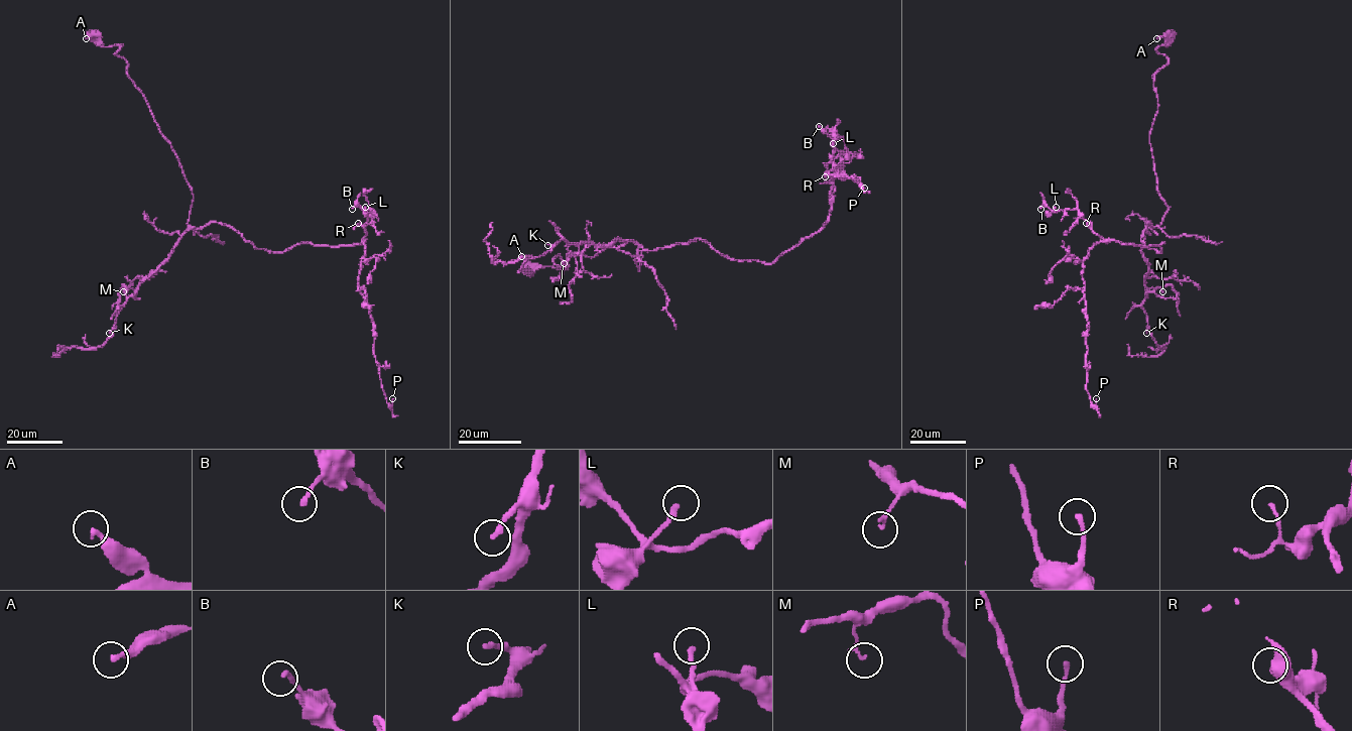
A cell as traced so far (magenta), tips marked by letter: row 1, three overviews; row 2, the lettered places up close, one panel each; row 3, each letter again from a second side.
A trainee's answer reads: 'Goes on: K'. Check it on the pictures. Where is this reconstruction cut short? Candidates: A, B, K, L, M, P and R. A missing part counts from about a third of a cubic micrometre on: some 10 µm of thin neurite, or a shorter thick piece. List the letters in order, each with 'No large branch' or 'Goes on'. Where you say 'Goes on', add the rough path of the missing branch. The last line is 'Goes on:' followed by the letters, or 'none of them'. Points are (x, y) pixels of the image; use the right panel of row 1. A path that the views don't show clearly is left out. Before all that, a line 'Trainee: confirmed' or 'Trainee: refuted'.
Trainee: confirmed
A: No large branch
B: No large branch
K: Goes on. Course of what is missing: (1146, 333), (1146, 346), (1133, 359), (1131, 366), (1121, 373), (1112, 369), (1112, 372), (1113, 367)
L: No large branch
M: No large branch
P: No large branch
R: No large branch
Goes on: K

